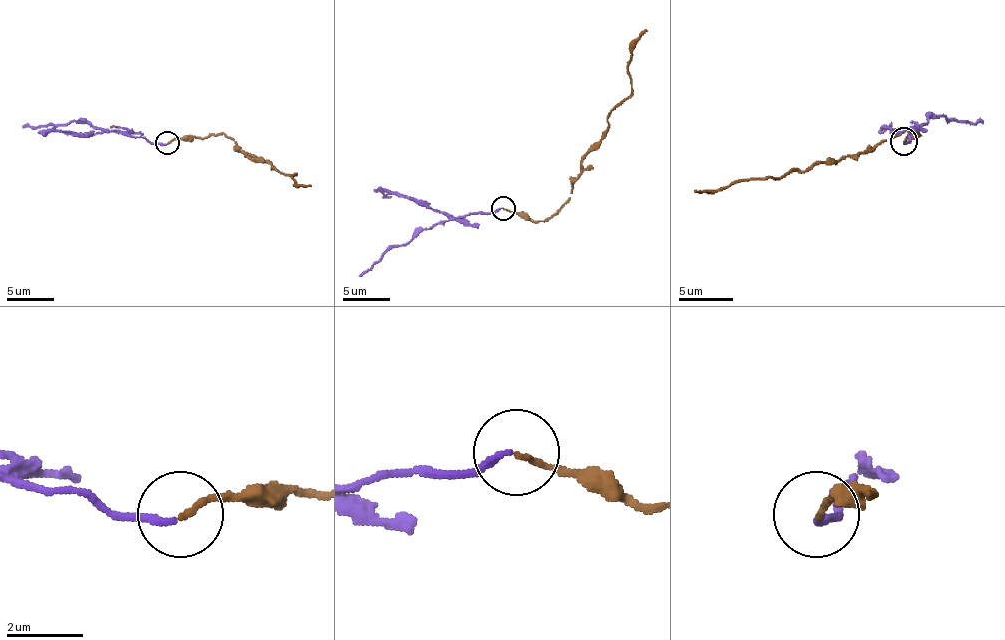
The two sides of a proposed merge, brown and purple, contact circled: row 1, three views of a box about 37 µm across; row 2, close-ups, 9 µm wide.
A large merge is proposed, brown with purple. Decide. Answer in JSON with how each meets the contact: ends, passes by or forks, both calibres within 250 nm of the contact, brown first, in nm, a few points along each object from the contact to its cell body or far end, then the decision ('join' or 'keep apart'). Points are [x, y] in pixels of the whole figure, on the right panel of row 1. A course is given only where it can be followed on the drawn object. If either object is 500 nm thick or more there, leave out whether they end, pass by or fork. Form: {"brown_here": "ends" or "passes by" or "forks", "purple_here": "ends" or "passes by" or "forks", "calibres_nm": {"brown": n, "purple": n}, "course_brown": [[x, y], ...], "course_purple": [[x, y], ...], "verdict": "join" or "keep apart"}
{"brown_here": "ends", "purple_here": "ends", "calibres_nm": {"brown": 150, "purple": 170}, "course_brown": [[904, 140], [918, 135], [904, 132], [844, 157], [770, 178], [694, 189]], "course_purple": [[904, 143], [929, 118], [942, 116], [983, 124]], "verdict": "keep apart"}

